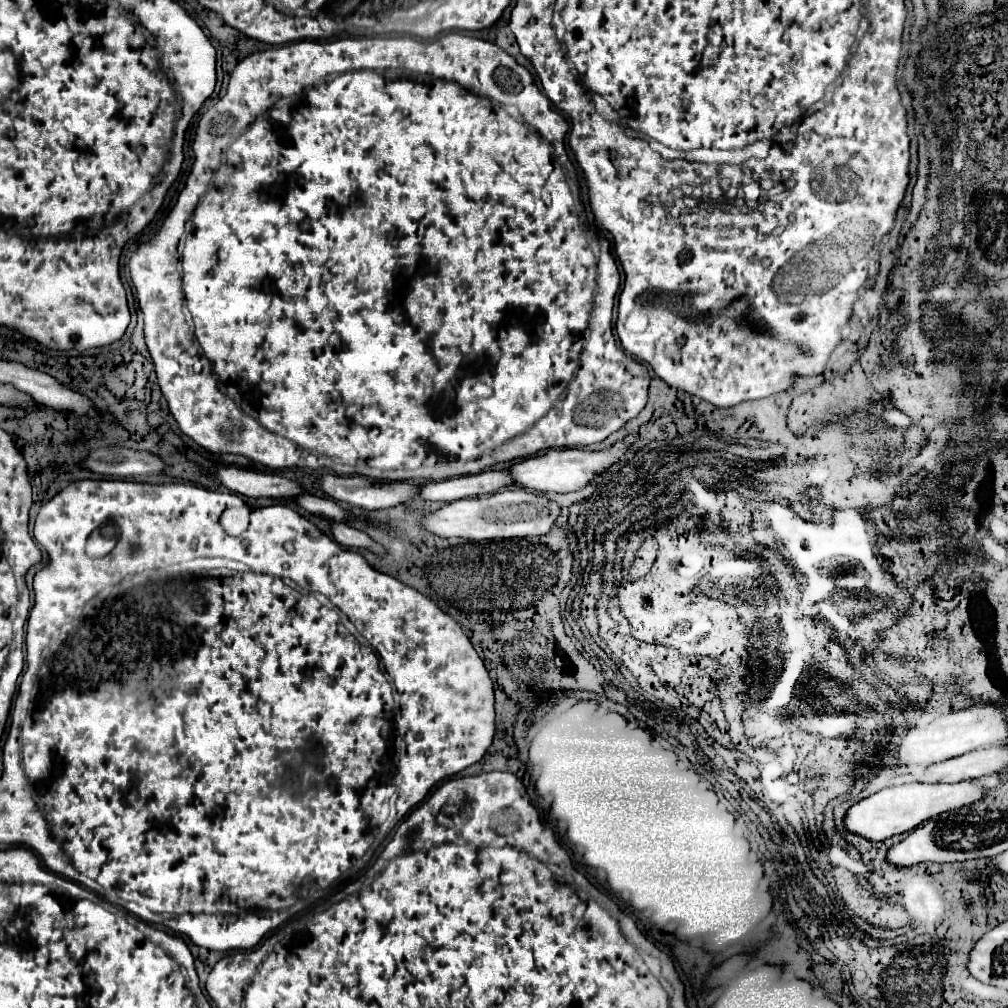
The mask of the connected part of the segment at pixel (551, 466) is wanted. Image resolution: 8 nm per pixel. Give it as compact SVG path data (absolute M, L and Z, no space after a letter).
M630 434L622 440L618 440L616 444L598 450L598 452L590 452L590 450L578 450L578 448L554 448L548 450L542 456L534 456L528 460L522 460L518 464L514 464L512 468L508 468L508 472L514 472L514 476L518 476L518 484L534 490L534 492L576 492L586 488L594 478L602 476L604 472L608 472L612 466L620 464L628 452L628 448L636 442L636 436Z

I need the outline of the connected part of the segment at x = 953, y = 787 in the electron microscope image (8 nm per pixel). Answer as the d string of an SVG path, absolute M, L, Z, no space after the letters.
M962 780L956 784L922 784L922 782L912 782L912 784L902 784L902 786L890 786L880 790L874 796L864 798L856 806L850 808L844 824L850 832L860 834L866 840L878 842L878 840L888 840L892 836L910 832L918 828L922 822L940 816L950 810L958 810L962 806L970 806L978 800L982 800L990 788L982 786L978 780Z

